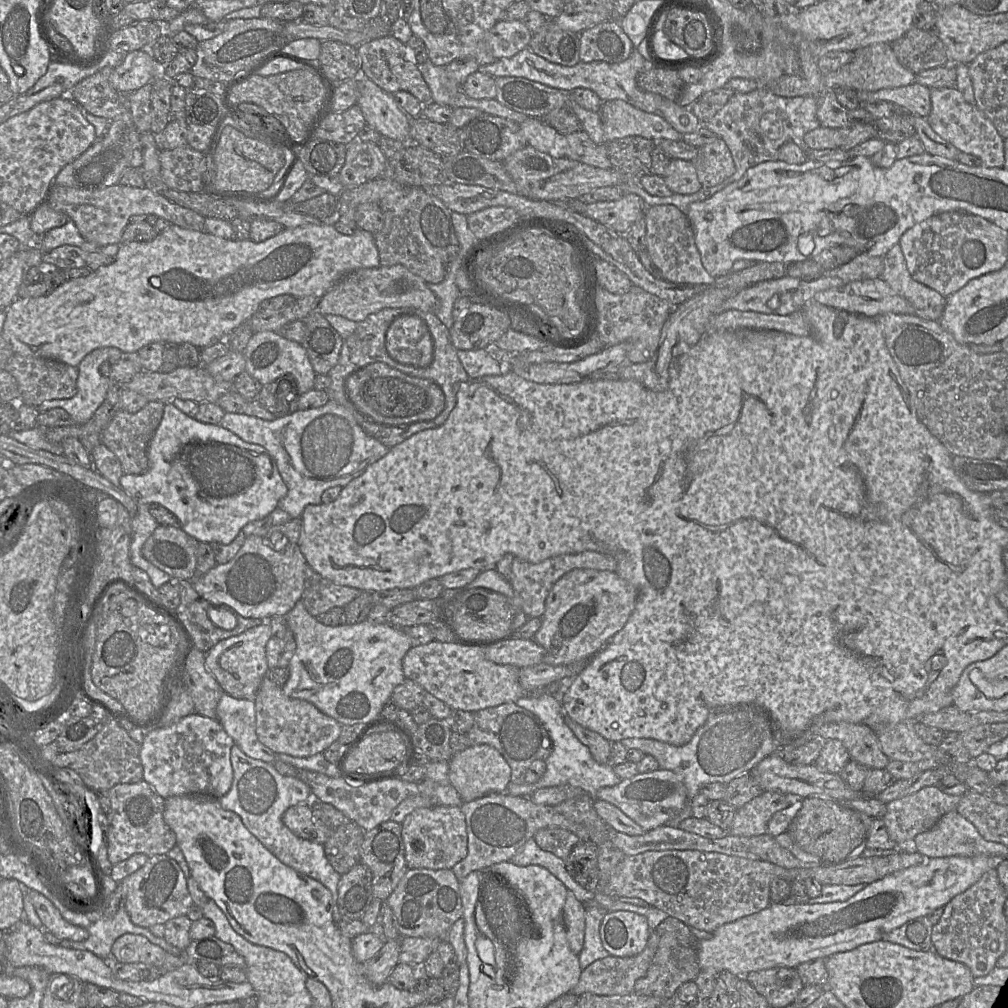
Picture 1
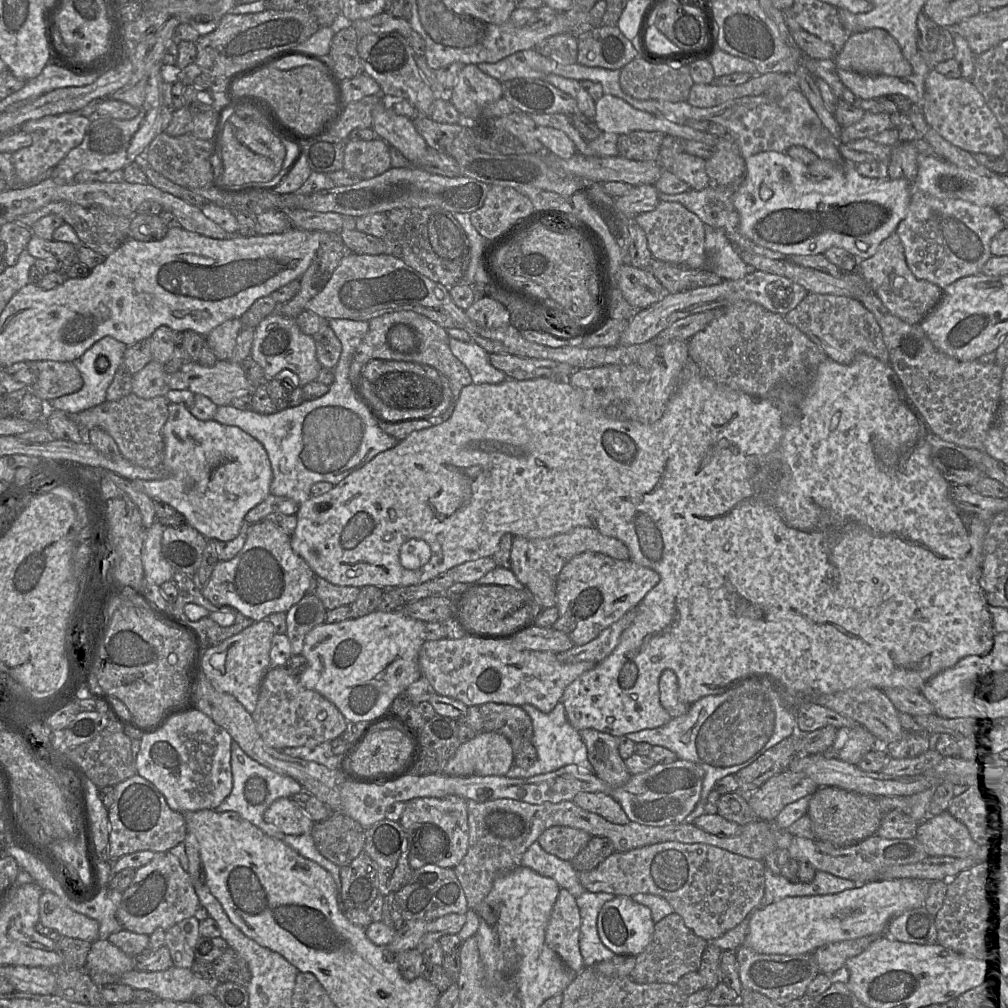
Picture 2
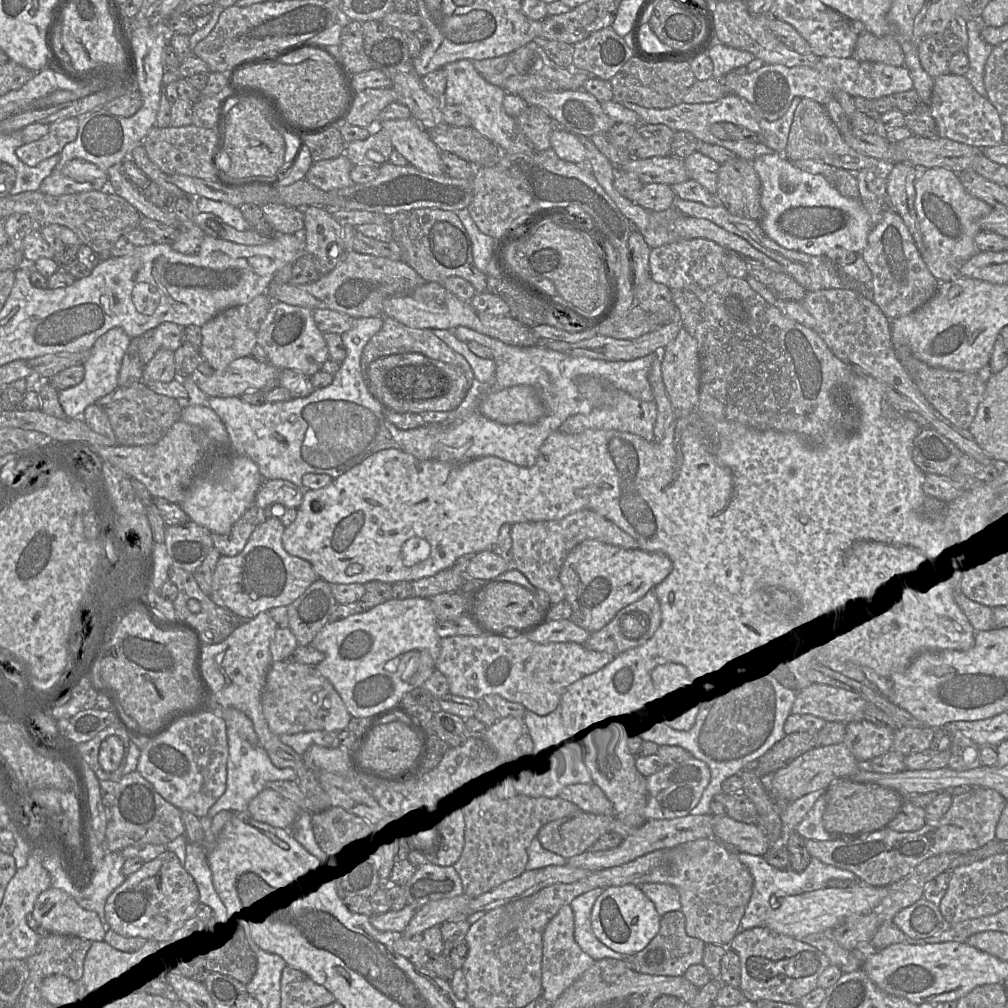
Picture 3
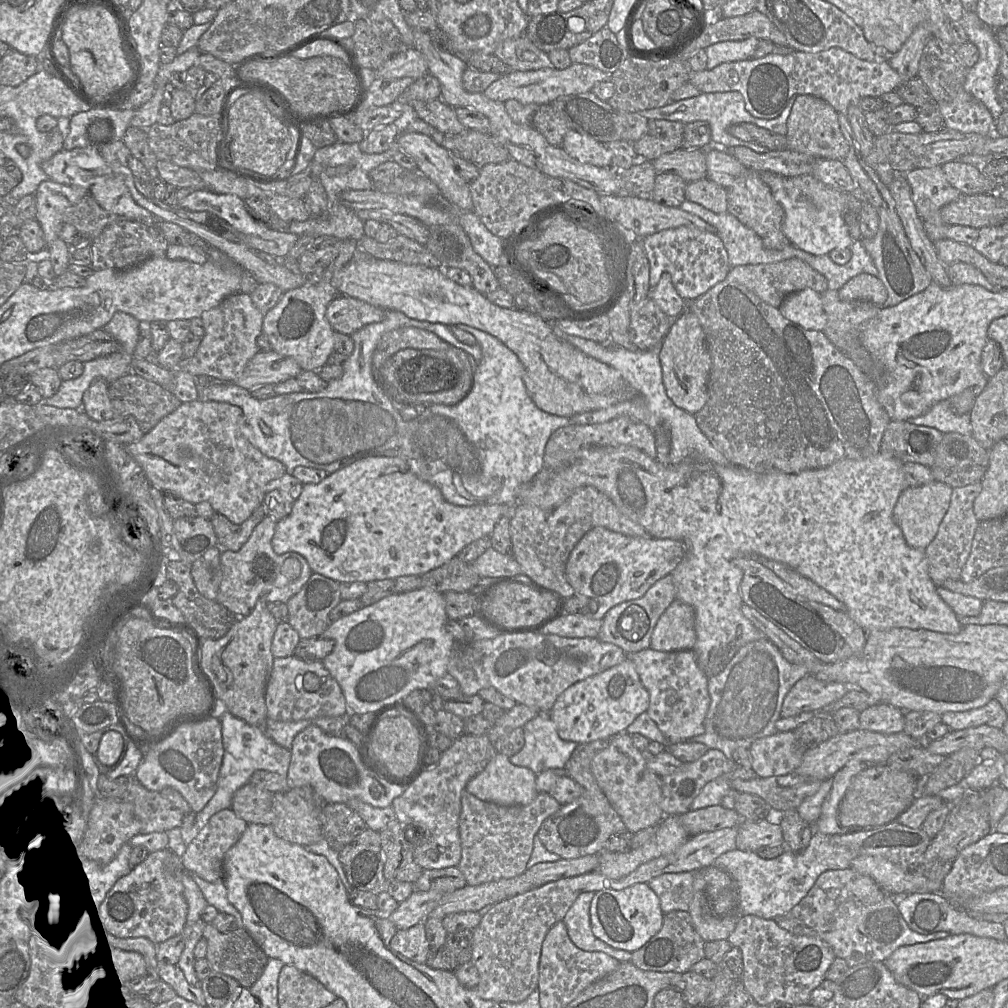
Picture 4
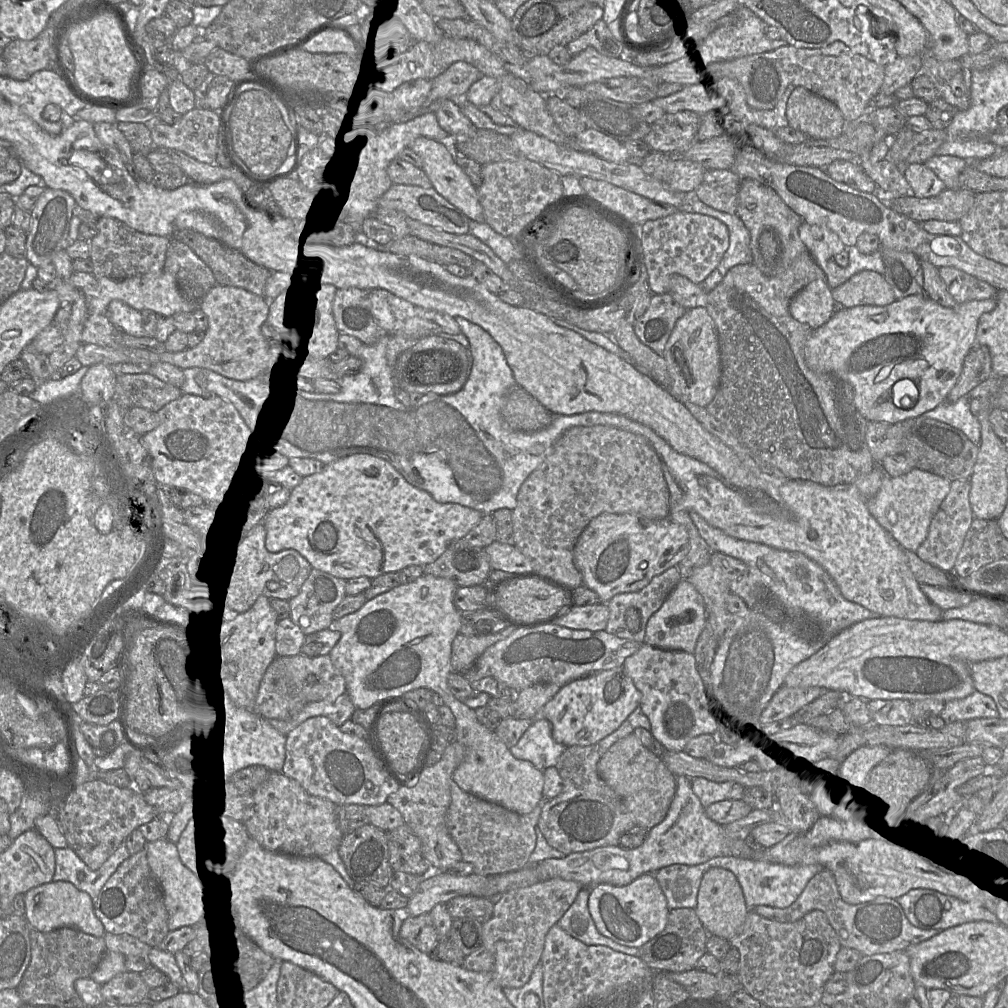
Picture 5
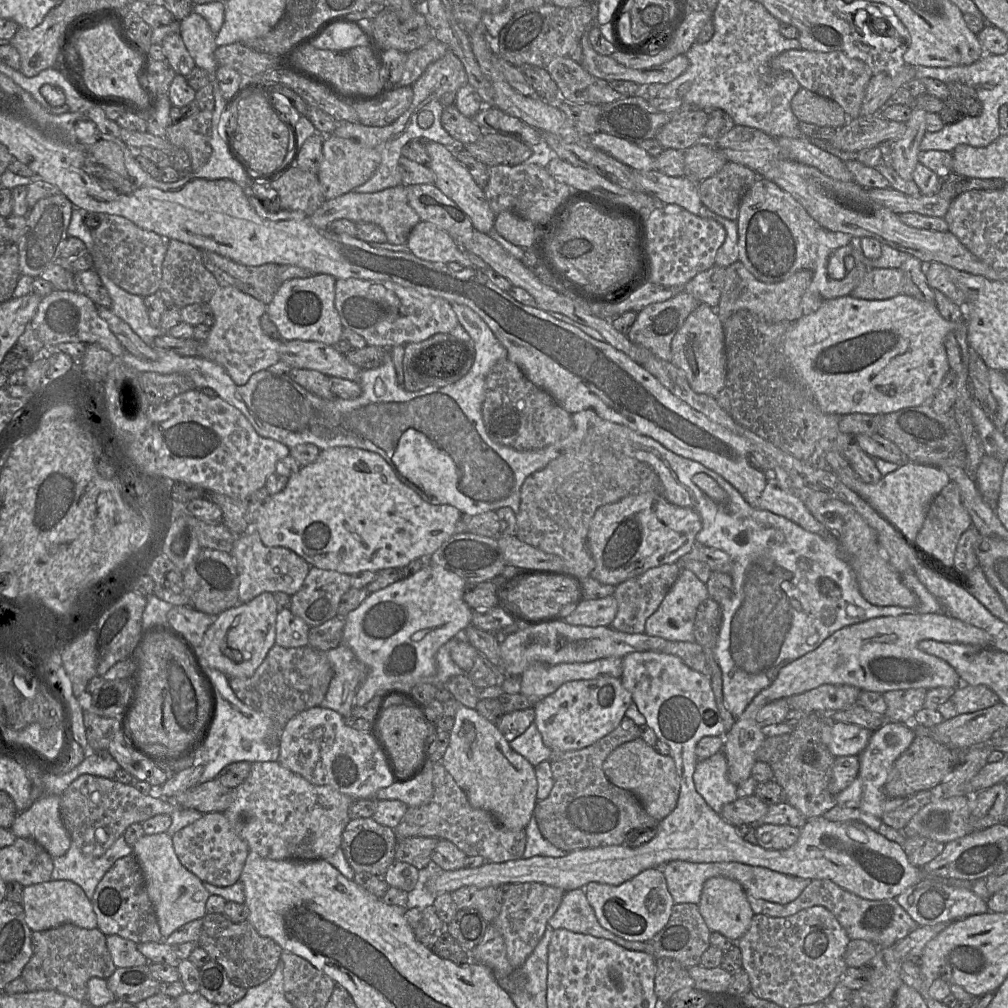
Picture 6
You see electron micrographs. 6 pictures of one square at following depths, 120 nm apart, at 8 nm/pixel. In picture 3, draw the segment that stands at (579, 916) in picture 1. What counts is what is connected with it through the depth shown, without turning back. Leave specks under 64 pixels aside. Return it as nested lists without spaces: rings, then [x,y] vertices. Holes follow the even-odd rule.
[[[571,904],[564,905],[549,921],[543,932],[542,997],[555,1003],[595,962],[583,952],[574,938],[574,912]]]

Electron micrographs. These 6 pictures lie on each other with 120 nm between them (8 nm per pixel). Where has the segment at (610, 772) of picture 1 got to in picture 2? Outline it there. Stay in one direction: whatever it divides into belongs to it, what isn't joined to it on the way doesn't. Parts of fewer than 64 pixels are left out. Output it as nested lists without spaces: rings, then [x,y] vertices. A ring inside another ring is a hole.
[[[561,701],[557,703],[550,713],[543,713],[530,704],[524,704],[522,709],[528,714],[533,724],[532,744],[537,751],[537,760],[529,768],[513,765],[505,775],[508,778],[528,778],[545,774],[560,769],[566,765],[577,765],[581,770],[594,773],[593,766],[588,760],[587,747],[583,742],[580,732],[568,721],[565,707]]]

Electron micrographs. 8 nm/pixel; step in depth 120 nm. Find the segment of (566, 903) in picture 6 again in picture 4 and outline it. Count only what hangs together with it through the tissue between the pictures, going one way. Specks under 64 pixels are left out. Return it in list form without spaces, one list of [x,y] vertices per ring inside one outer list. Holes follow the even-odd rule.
[[[593,891],[580,894],[564,917],[563,922],[571,941],[584,951],[604,952],[619,962],[631,961],[632,953],[615,949],[593,934],[590,906],[594,896]]]

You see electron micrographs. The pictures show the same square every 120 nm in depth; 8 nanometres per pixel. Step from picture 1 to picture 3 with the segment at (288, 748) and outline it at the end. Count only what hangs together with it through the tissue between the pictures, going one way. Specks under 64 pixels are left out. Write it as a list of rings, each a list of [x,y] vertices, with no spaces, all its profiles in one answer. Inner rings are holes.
[[[283,660],[272,662],[262,692],[262,710],[269,729],[276,735],[300,732],[341,732],[351,715],[332,683],[313,665]]]

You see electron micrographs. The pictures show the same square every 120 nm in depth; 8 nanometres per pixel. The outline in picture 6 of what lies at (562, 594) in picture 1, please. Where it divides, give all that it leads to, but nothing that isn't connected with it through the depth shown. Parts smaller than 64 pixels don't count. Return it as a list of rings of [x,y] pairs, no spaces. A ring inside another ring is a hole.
[[[656,493],[627,496],[598,508],[587,534],[587,549],[595,562],[591,577],[602,584],[618,584],[650,568],[676,563],[689,553],[702,529],[700,516],[692,509],[676,506]]]

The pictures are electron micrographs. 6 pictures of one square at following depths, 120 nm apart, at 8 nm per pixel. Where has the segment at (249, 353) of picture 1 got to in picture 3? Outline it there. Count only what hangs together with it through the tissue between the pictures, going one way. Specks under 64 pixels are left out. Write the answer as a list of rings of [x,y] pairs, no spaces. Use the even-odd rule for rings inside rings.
[[[272,302],[257,332],[257,343],[266,351],[268,362],[279,370],[298,370],[308,377],[321,370],[329,359],[328,347],[323,333],[314,322],[313,311],[284,302]]]

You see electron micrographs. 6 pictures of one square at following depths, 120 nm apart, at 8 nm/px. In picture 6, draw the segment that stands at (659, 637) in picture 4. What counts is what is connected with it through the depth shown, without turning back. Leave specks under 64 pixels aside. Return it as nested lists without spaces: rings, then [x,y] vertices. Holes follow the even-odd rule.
[[[682,569],[677,580],[672,585],[658,609],[648,617],[645,623],[645,633],[672,641],[695,641],[694,622],[698,606],[709,598],[705,583],[690,570]]]

